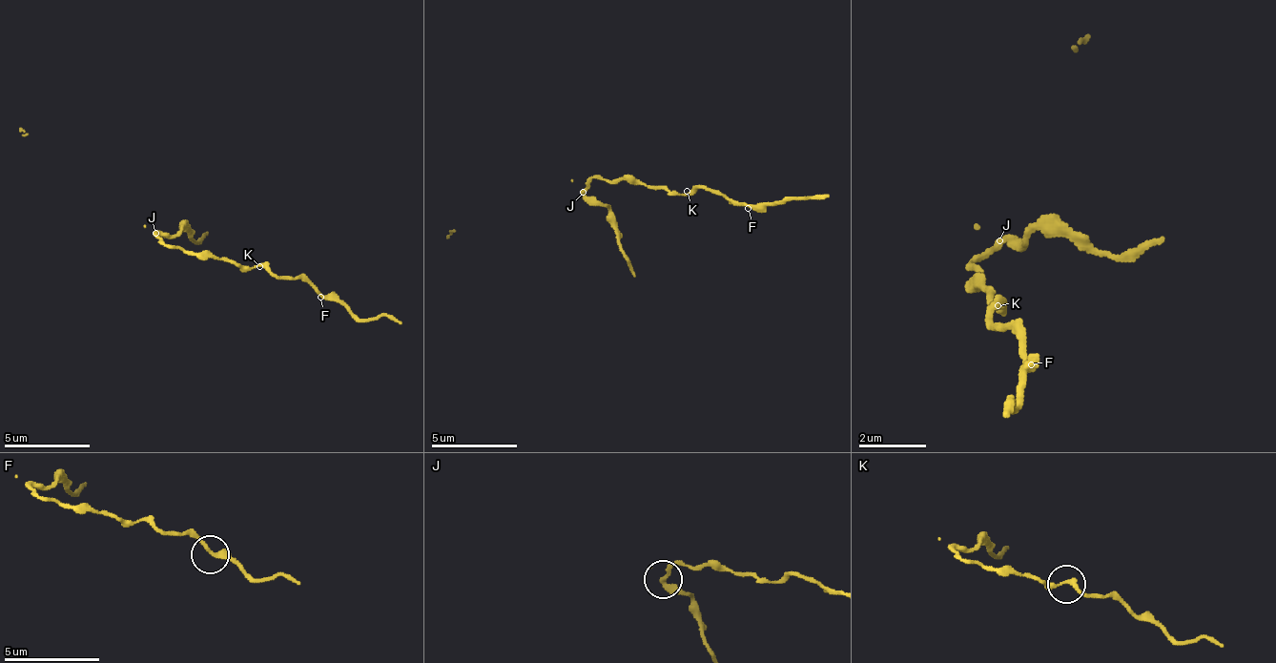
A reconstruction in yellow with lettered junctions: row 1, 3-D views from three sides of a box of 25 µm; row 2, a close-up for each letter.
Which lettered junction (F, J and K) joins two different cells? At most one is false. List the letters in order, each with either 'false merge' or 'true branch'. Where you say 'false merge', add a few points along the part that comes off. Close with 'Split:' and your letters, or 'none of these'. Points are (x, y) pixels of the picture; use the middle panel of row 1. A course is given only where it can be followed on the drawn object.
F: true branch
J: false merge; foreign part runs (584, 191), (609, 213), (623, 256), (635, 278)
K: true branch
Split: J

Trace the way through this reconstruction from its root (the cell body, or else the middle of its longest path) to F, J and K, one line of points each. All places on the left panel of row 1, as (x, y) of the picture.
F: (199, 254), (208, 254), (213, 258), (230, 258), (242, 266), (269, 266), (277, 275), (298, 275), (320, 297)
J: (199, 254), (174, 249), (156, 232)
K: (199, 254), (208, 254), (213, 258), (230, 258), (242, 266), (259, 266)

